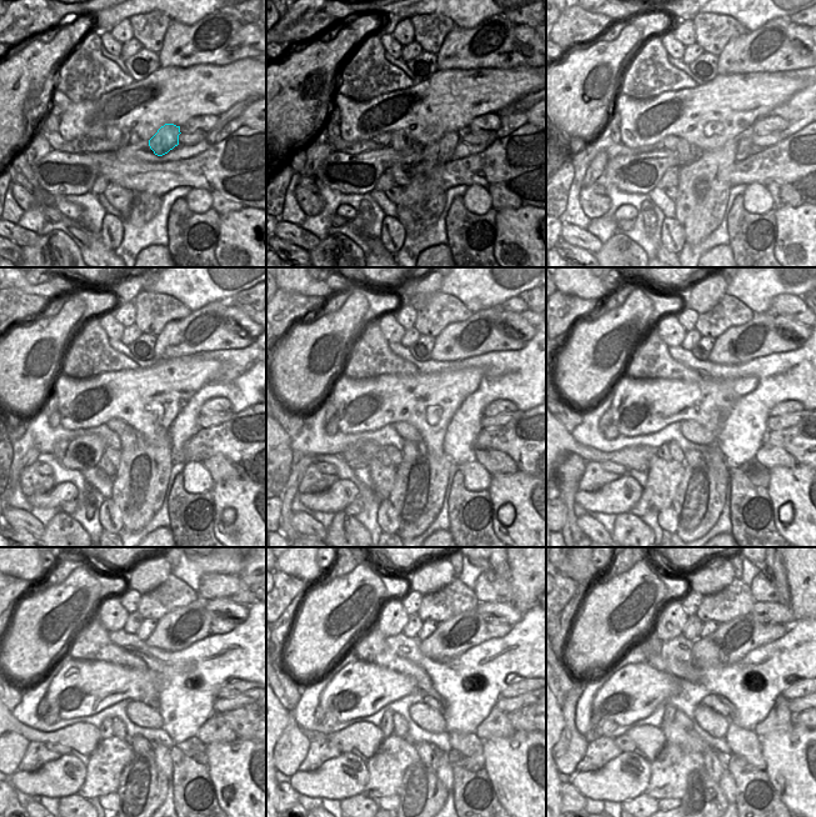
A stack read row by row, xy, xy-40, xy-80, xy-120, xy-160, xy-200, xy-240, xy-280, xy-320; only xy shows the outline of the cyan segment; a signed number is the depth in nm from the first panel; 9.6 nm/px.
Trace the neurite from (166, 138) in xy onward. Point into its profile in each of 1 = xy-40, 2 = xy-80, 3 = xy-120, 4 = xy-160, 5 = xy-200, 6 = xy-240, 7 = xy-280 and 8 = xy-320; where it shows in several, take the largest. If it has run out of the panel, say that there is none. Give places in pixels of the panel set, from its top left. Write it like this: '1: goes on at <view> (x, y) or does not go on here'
1: goes on at xy-40 (414, 212)
2: goes on at xy-80 (692, 211)
3: goes on at xy-120 (131, 494)
4: goes on at xy-160 (411, 497)
5: goes on at xy-200 (692, 502)
6: goes on at xy-240 (138, 798)
7: goes on at xy-280 (417, 801)
8: goes on at xy-320 (701, 801)

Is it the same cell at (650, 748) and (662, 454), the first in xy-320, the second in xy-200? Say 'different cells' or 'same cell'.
different cells

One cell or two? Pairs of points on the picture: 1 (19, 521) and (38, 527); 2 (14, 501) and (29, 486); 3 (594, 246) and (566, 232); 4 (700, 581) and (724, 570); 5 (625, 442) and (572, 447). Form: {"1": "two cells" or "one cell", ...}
{"1": "one cell", "2": "two cells", "3": "one cell", "4": "one cell", "5": "two cells"}

